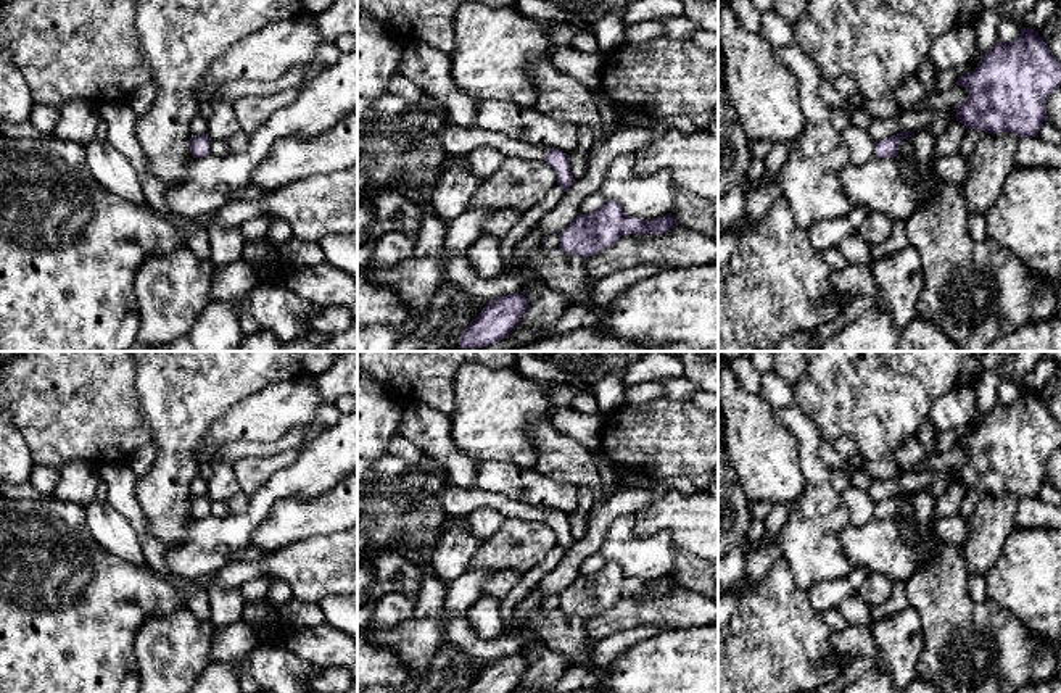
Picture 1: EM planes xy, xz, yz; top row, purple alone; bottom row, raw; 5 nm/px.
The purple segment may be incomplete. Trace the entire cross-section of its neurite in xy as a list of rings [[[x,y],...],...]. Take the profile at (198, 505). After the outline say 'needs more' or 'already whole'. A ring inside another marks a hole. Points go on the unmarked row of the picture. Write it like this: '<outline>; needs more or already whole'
[[[203,495],[203,496],[192,496],[190,500],[190,512],[193,519],[201,519],[206,517],[209,514],[209,496]]]; already whole

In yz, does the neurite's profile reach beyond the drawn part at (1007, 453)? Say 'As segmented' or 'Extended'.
As segmented

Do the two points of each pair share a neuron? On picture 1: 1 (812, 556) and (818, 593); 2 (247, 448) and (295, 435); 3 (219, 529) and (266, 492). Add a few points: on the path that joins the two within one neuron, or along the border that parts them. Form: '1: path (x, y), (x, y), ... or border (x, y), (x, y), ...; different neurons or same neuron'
1: border (852, 569), (846, 577), (817, 582), (807, 592); different neurons
2: path (258, 448), (274, 448), (284, 444); same neuron
3: path (232, 529), (237, 529), (260, 505); same neuron

